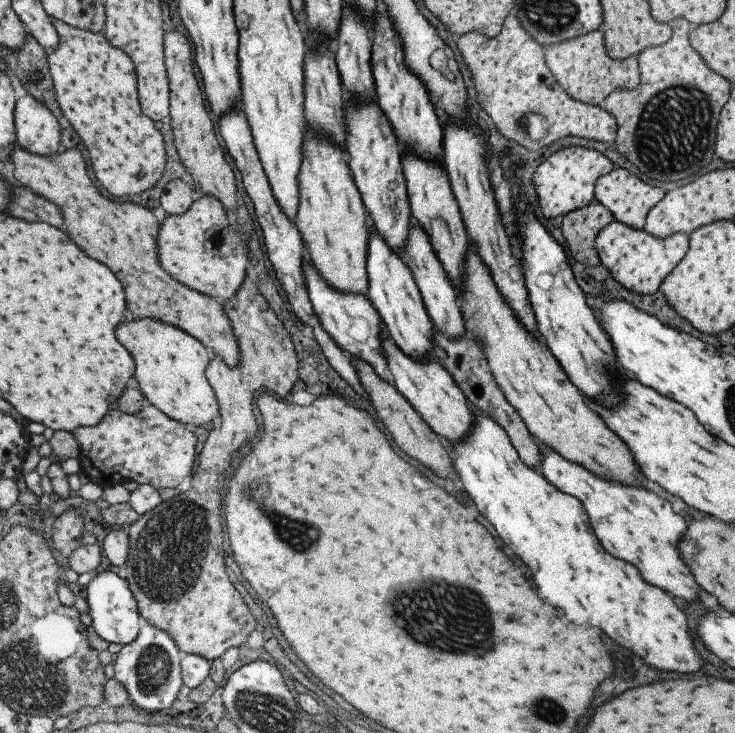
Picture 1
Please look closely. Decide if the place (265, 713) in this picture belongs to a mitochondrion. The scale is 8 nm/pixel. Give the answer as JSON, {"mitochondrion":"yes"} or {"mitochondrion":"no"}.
{"mitochondrion":"yes"}

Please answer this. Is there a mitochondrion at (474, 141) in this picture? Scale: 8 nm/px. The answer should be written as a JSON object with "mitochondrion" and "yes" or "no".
{"mitochondrion":"no"}

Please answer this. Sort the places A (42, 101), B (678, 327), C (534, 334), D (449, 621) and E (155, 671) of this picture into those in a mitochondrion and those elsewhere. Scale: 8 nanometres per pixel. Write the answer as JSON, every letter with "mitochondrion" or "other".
{"A":"other","B":"other","C":"other","D":"mitochondrion","E":"mitochondrion"}

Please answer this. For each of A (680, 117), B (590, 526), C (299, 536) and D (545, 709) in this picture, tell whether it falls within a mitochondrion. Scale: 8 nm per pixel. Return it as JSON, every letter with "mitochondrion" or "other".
{"A":"mitochondrion","B":"other","C":"mitochondrion","D":"mitochondrion"}

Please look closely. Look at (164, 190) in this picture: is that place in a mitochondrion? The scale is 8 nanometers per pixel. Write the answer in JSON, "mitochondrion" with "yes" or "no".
{"mitochondrion":"no"}

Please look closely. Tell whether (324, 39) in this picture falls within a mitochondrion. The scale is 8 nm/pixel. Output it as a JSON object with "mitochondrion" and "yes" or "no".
{"mitochondrion":"no"}

